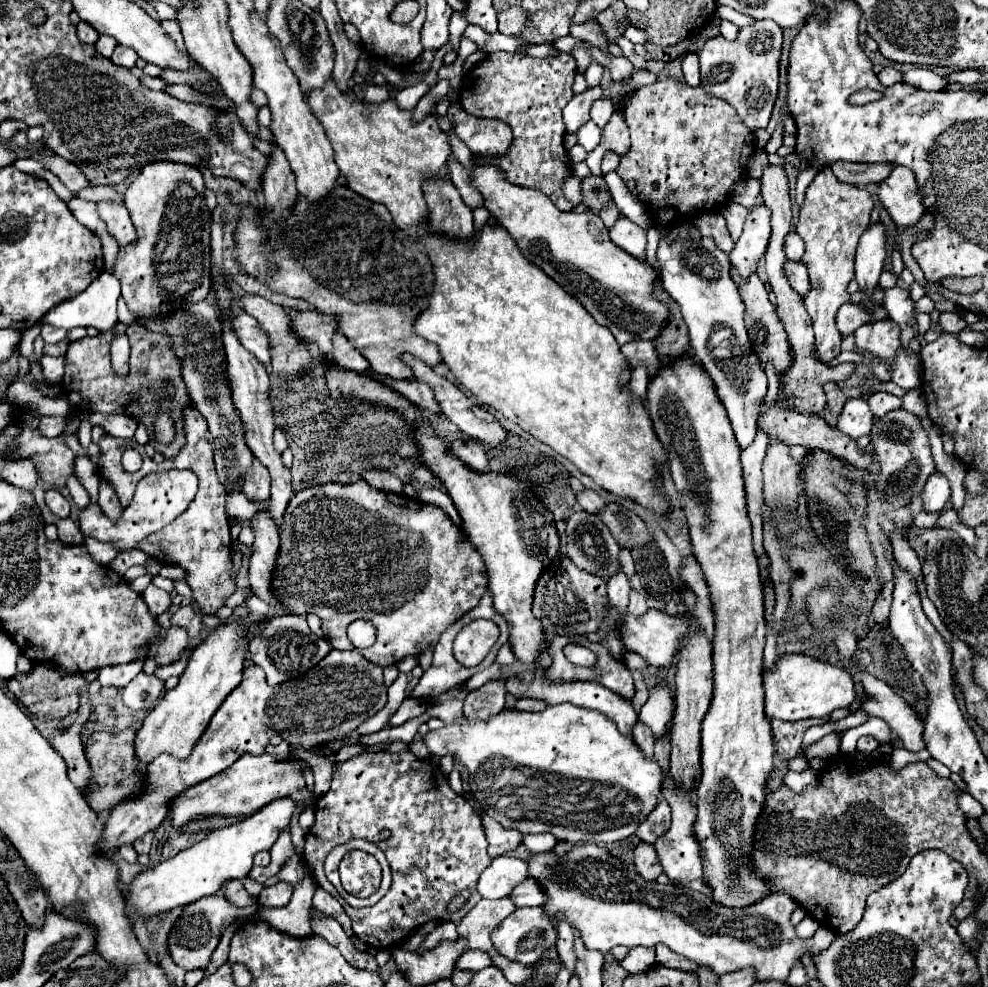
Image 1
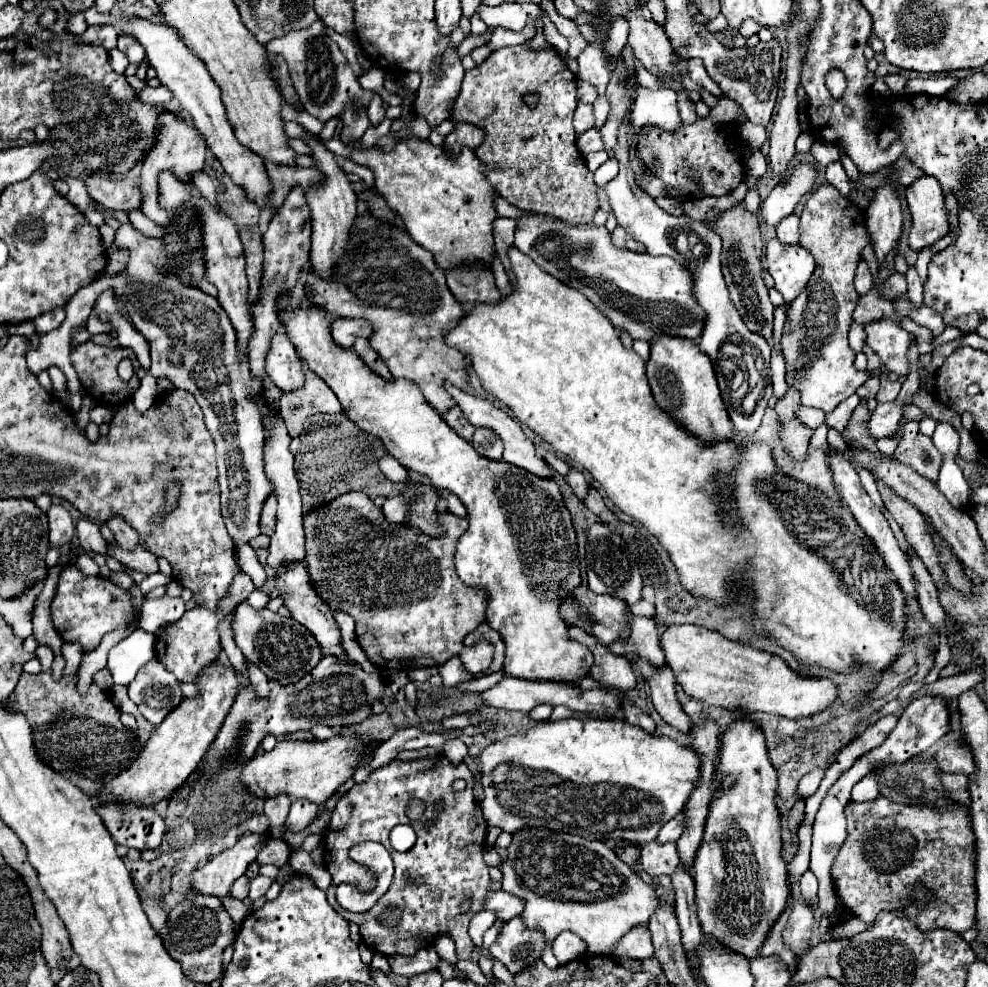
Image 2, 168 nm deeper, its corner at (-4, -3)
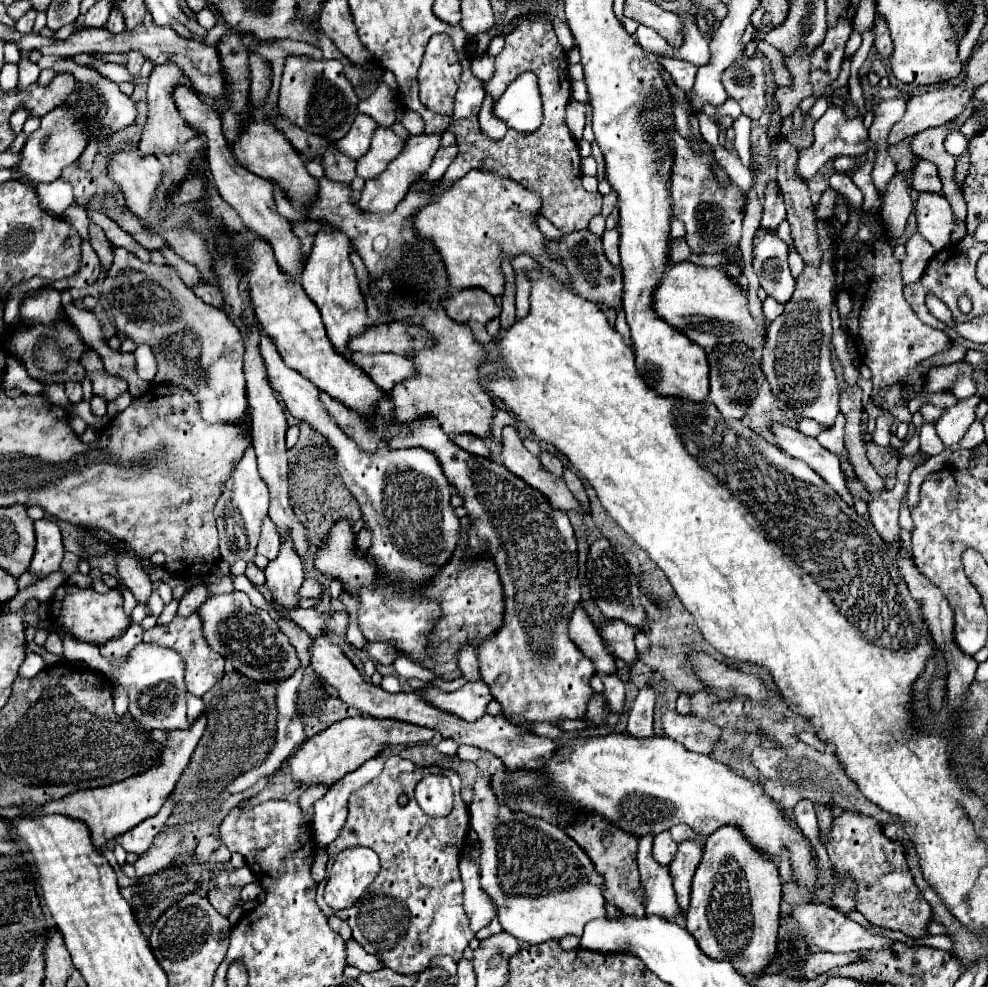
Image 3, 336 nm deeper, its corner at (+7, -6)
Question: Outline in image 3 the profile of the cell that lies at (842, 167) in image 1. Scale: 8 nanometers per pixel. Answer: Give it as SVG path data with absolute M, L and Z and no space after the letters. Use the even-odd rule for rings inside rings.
M918 161L912 173L912 187L920 193L942 193L942 183L936 173L936 165L930 161Z

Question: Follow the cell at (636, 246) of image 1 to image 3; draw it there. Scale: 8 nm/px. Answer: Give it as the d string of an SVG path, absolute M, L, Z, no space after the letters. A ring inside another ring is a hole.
M618 229L612 231L604 231L602 233L602 247L604 247L604 255L608 257L608 261L614 267L620 267L620 255L618 255Z

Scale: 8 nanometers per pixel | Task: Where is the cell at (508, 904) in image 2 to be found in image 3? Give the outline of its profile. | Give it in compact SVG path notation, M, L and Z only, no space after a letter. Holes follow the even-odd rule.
M468 853L460 857L460 873L462 873L462 883L464 883L464 909L470 919L470 929L476 933L482 927L490 925L490 921L496 915L496 905L494 901L480 889L478 879L478 867L476 863L470 861Z

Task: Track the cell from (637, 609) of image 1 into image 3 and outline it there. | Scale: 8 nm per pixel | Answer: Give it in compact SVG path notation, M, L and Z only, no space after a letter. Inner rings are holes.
M640 689L638 699L630 711L628 719L628 733L632 737L652 737L654 735L654 691Z

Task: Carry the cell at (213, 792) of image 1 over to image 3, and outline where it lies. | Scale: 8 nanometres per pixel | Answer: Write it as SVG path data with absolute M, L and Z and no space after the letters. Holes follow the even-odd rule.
M358 715L352 719L336 721L336 725L330 725L324 733L318 733L316 737L308 739L294 757L288 759L290 771L296 781L302 785L334 785L340 777L346 773L356 771L364 761L380 755L390 745L418 745L424 741L430 741L434 737L432 729L424 729L412 723L396 721L396 719L374 719L368 715Z

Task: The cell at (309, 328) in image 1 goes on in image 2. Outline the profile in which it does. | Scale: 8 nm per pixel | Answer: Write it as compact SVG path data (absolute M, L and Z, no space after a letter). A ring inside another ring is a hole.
M337 318L331 322L331 336L341 348L351 348L357 336L367 338L371 334L371 324L367 320Z

